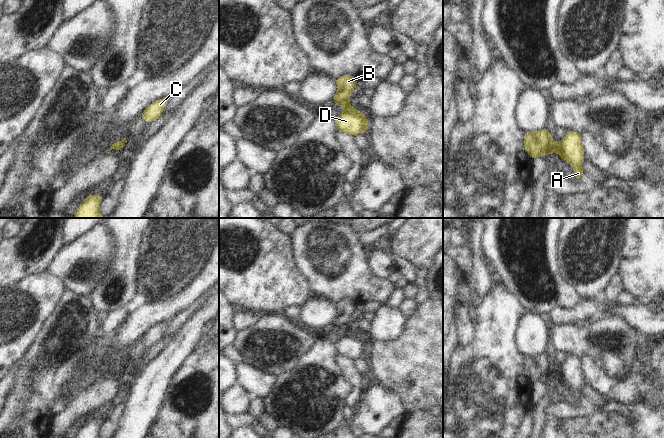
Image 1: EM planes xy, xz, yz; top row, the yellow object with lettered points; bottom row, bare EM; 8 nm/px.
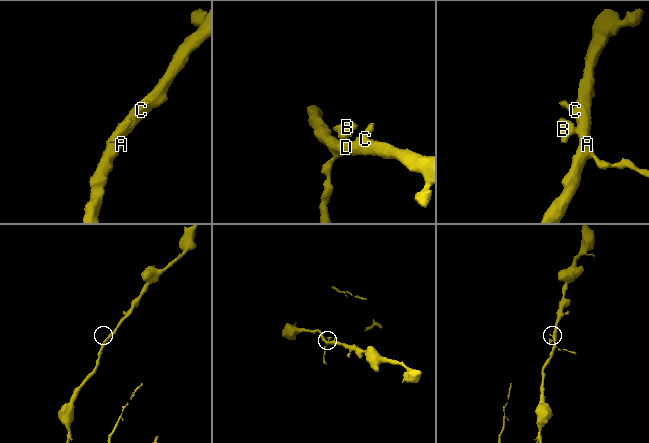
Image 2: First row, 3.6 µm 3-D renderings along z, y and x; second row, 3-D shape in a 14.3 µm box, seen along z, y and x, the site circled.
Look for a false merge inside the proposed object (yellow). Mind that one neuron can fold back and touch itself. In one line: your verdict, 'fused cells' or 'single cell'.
fused cells

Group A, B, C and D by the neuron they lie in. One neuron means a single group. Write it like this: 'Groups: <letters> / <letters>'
Groups: A C D / B

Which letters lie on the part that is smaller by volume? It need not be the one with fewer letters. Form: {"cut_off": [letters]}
{"cut_off": ["B"]}

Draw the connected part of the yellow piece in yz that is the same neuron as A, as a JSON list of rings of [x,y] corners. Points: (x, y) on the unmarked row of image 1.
[[[567,354],[561,366],[554,366],[557,369],[556,376],[574,393],[575,405],[580,406],[580,402],[584,398],[582,385],[585,380],[582,369],[582,359],[576,355]]]

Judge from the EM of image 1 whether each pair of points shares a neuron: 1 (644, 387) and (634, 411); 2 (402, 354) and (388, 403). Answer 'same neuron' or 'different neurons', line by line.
1: different neurons
2: different neurons

